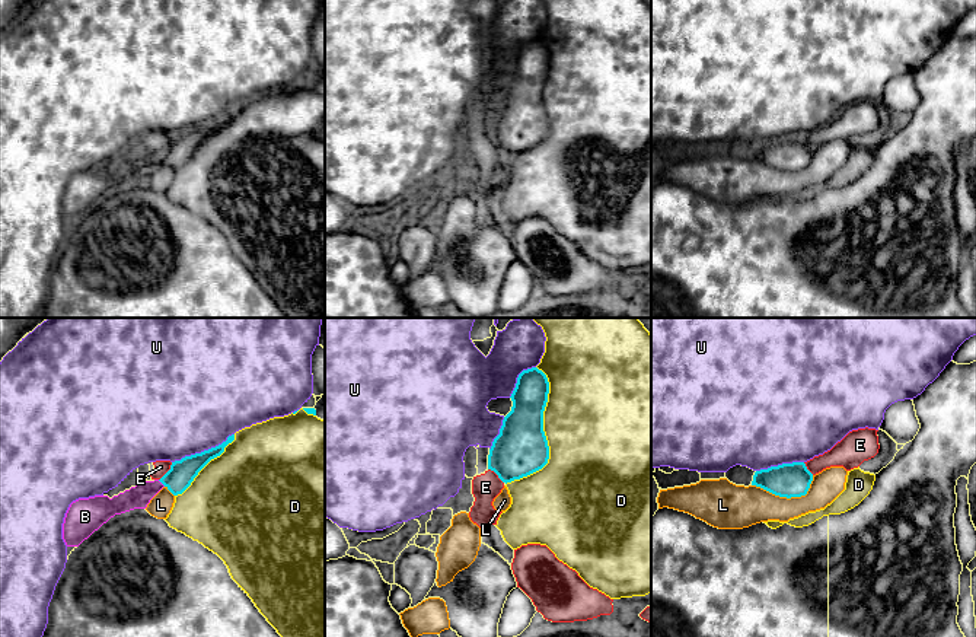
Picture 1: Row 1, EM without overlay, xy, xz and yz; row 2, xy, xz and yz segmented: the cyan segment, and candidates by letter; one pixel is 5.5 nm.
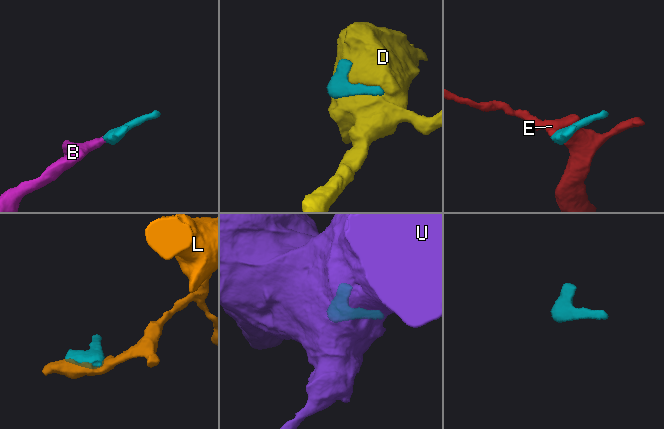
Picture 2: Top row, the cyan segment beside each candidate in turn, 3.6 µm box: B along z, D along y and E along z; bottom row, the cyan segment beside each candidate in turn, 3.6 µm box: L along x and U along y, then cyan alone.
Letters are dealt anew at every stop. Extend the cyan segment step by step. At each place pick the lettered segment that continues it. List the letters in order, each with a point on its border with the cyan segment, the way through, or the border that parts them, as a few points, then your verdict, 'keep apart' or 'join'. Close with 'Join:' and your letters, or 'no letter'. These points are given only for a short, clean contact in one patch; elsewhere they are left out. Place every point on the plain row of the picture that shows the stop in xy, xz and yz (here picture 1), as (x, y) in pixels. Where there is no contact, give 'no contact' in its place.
B: meets cyan in xy at (162, 156); runs through xy (178, 152), (162, 156), (137, 171); join
D: meets cyan in xz at (544, 108); keep apart
E: meets cyan in xy at (168, 145); border along xy (172, 136), (171, 142), (159, 153); keep apart
L: meets cyan in yz at (787, 171); keep apart
U: meets cyan in xy at (204, 124); keep apart
Join: B

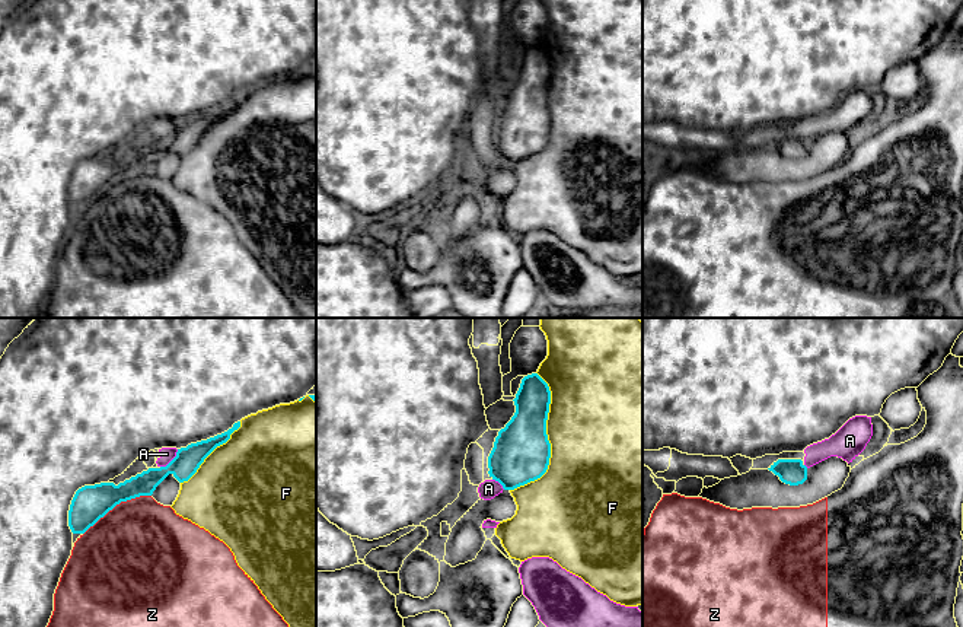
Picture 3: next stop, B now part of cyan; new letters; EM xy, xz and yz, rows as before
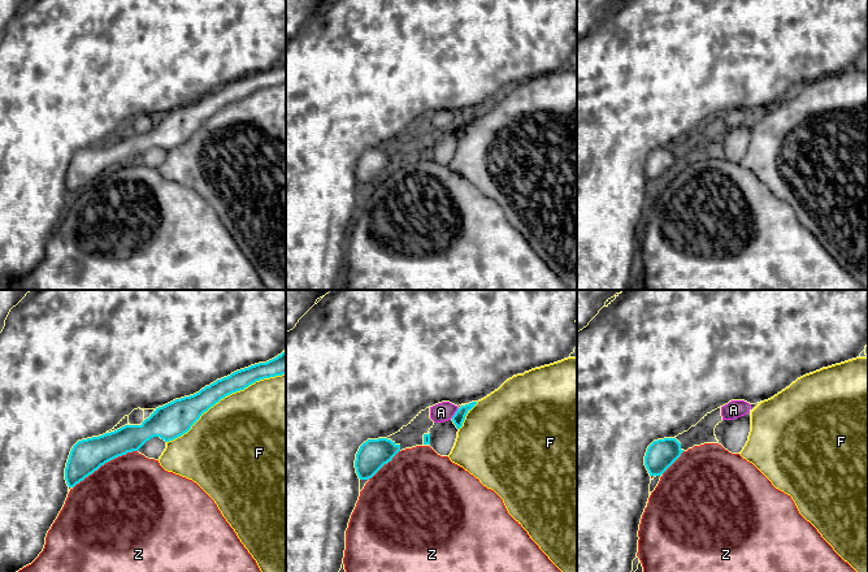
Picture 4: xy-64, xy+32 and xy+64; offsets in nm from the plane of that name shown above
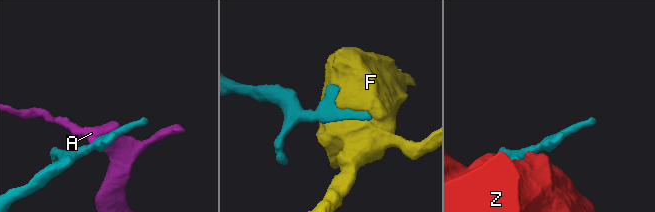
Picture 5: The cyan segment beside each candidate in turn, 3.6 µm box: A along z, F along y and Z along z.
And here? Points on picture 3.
A: meets cyan in xy at (172, 133); border along xy (178, 123), (160, 140); keep apart
F: meets cyan in xz at (547, 113); keep apart
Z: meets cyan in xy at (117, 177); keep apart
Join: no letter

